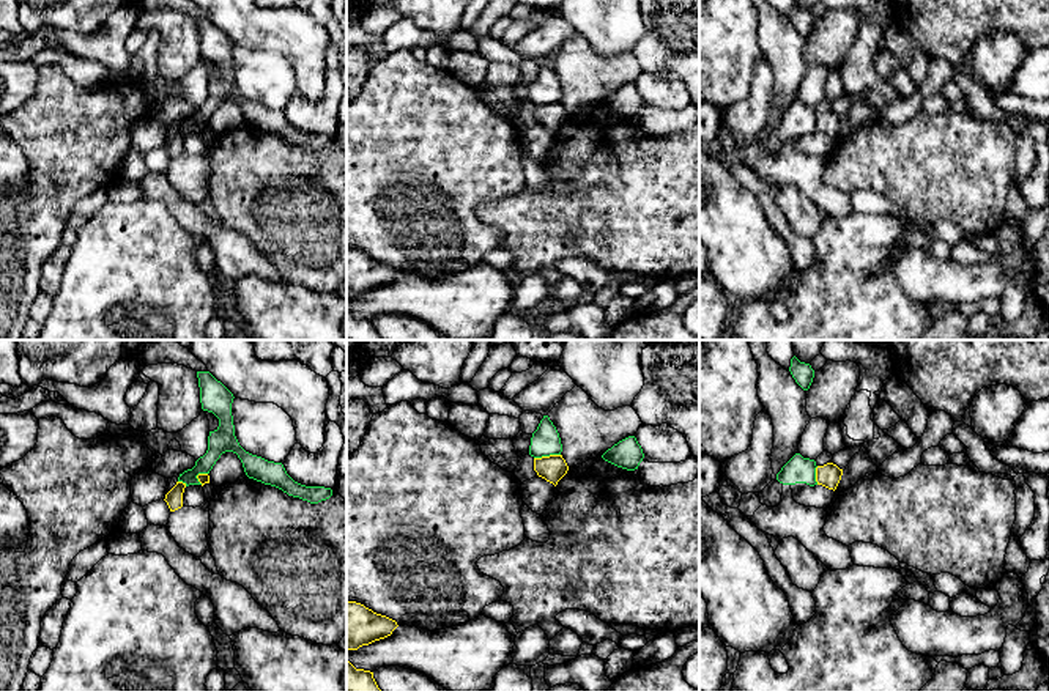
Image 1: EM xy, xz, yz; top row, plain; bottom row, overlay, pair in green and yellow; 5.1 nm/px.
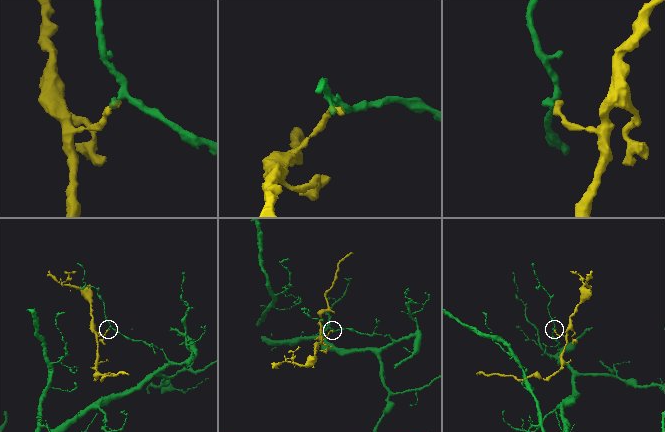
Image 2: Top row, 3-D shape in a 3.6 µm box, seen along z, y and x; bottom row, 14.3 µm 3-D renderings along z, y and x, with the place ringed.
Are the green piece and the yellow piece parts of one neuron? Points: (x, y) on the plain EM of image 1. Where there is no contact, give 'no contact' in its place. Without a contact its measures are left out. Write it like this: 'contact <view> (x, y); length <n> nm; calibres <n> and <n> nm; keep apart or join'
contact xz (547, 103); length 140 nm; calibres 150 and 140 nm; keep apart

